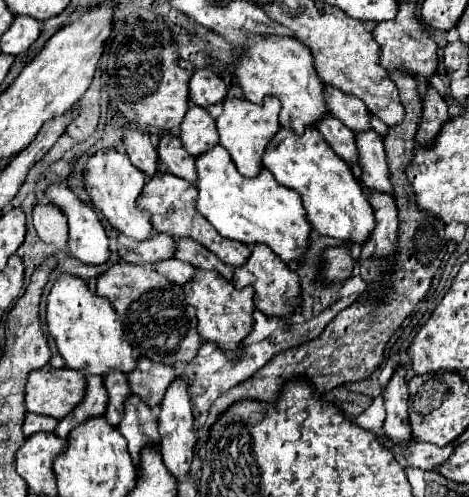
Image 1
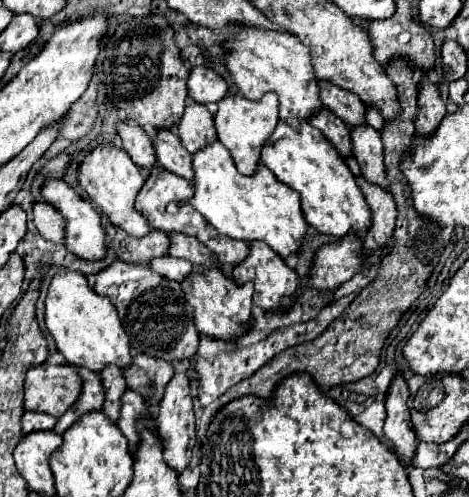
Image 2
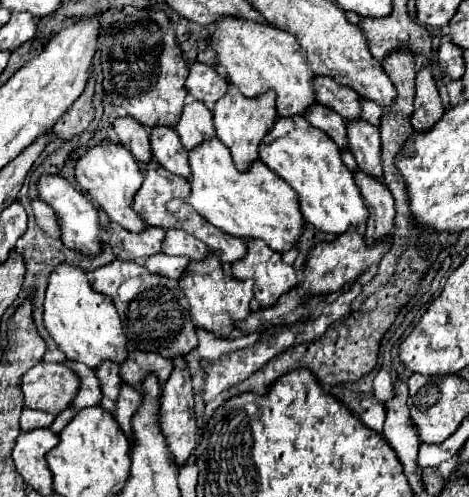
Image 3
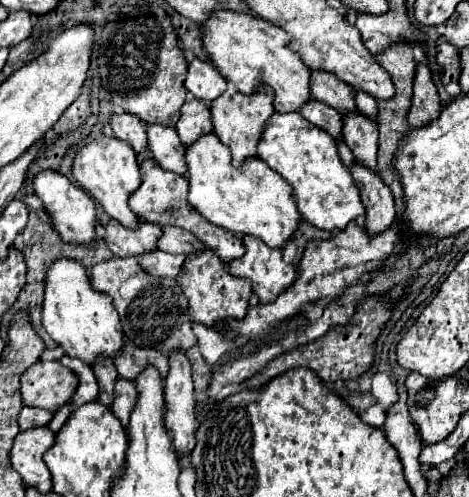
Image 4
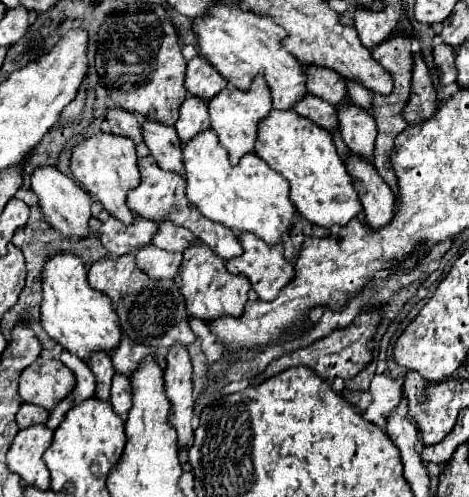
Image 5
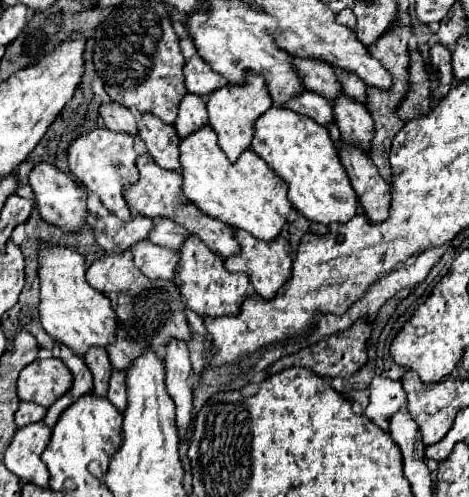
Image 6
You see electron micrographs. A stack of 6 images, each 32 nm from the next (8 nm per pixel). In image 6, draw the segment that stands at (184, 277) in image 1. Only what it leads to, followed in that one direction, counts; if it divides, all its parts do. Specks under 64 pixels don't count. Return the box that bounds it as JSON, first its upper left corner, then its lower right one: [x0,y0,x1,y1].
[130,240,178,280]

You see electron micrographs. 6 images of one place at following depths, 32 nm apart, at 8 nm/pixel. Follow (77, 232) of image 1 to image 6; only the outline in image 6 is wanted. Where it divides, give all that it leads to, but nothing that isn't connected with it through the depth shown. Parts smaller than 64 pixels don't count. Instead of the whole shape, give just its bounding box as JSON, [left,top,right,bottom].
[28,162,86,230]

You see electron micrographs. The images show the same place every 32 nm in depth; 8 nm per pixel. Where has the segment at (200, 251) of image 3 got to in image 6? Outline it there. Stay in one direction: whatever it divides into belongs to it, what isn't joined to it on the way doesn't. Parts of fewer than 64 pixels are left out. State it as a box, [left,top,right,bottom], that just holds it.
[148,220,190,250]

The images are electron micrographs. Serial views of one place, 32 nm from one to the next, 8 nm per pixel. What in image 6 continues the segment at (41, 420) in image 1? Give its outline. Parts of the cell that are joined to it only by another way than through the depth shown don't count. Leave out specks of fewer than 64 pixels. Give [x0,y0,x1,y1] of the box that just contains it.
[16,402,46,426]

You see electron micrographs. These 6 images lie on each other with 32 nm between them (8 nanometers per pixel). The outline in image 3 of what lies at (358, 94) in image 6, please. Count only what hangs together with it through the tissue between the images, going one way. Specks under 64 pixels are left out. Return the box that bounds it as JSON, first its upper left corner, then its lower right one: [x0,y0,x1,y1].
[358,96,382,126]

